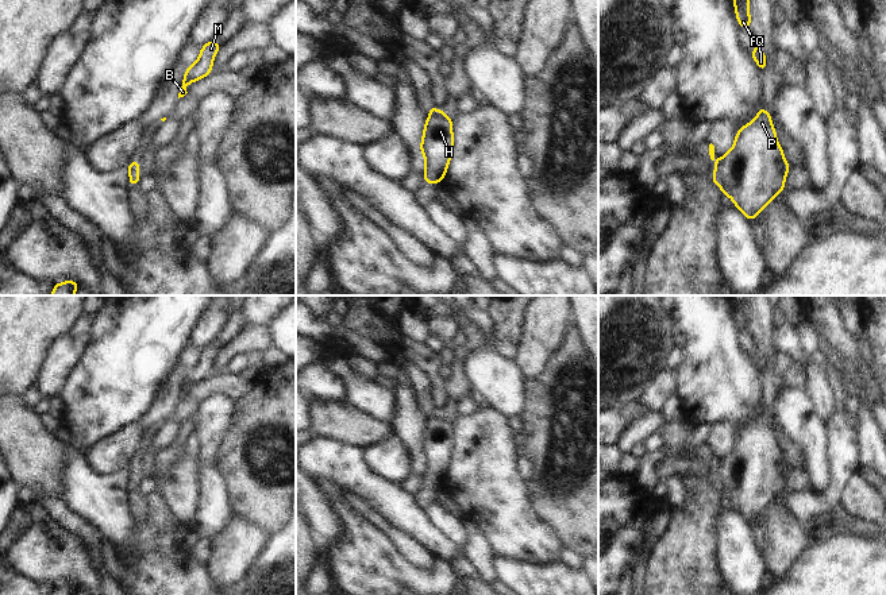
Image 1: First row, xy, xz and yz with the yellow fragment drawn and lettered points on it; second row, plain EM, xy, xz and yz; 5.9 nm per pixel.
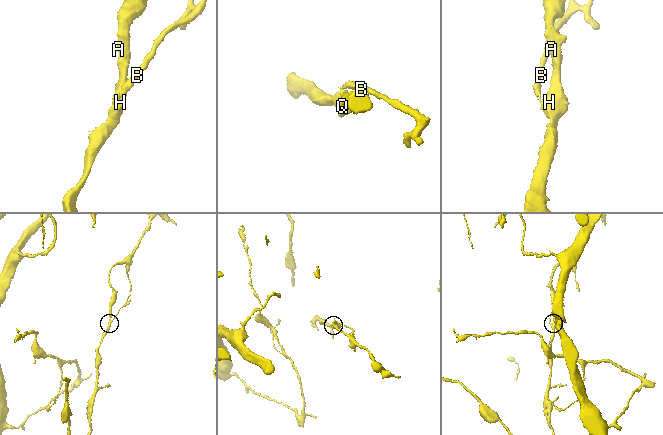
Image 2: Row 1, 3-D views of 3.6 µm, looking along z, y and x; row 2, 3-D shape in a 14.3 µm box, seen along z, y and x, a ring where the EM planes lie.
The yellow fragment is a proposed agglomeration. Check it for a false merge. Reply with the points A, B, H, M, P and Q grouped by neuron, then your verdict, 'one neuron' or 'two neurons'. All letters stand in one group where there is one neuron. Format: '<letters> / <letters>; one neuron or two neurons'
A H P Q / B M; two neurons

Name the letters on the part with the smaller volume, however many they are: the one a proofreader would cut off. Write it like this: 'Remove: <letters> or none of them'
Remove: B, M

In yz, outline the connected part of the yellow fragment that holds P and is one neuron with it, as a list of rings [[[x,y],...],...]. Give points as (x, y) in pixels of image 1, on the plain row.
[[[762,407],[756,420],[739,430],[733,449],[714,465],[712,484],[719,487],[723,497],[729,498],[733,507],[752,525],[755,518],[783,492],[789,471],[771,418]]]

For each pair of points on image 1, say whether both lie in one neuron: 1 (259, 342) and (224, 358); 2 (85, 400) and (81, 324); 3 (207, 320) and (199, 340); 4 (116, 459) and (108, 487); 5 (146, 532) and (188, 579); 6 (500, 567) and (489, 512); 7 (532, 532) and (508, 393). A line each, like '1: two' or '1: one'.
1: one
2: two
3: one
4: two
5: one
6: two
7: two

